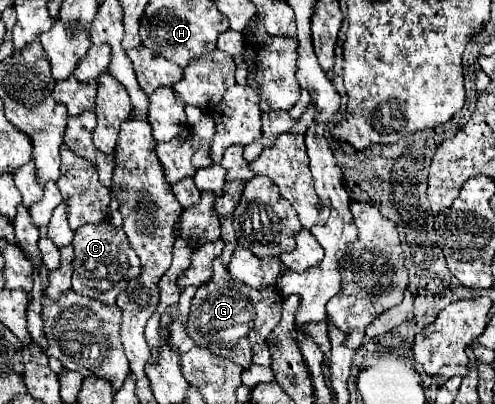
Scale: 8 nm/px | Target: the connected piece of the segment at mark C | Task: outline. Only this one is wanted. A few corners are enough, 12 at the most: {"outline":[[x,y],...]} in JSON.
{"outline":[[109,222],[75,232],[73,290],[103,304],[141,262]]}

